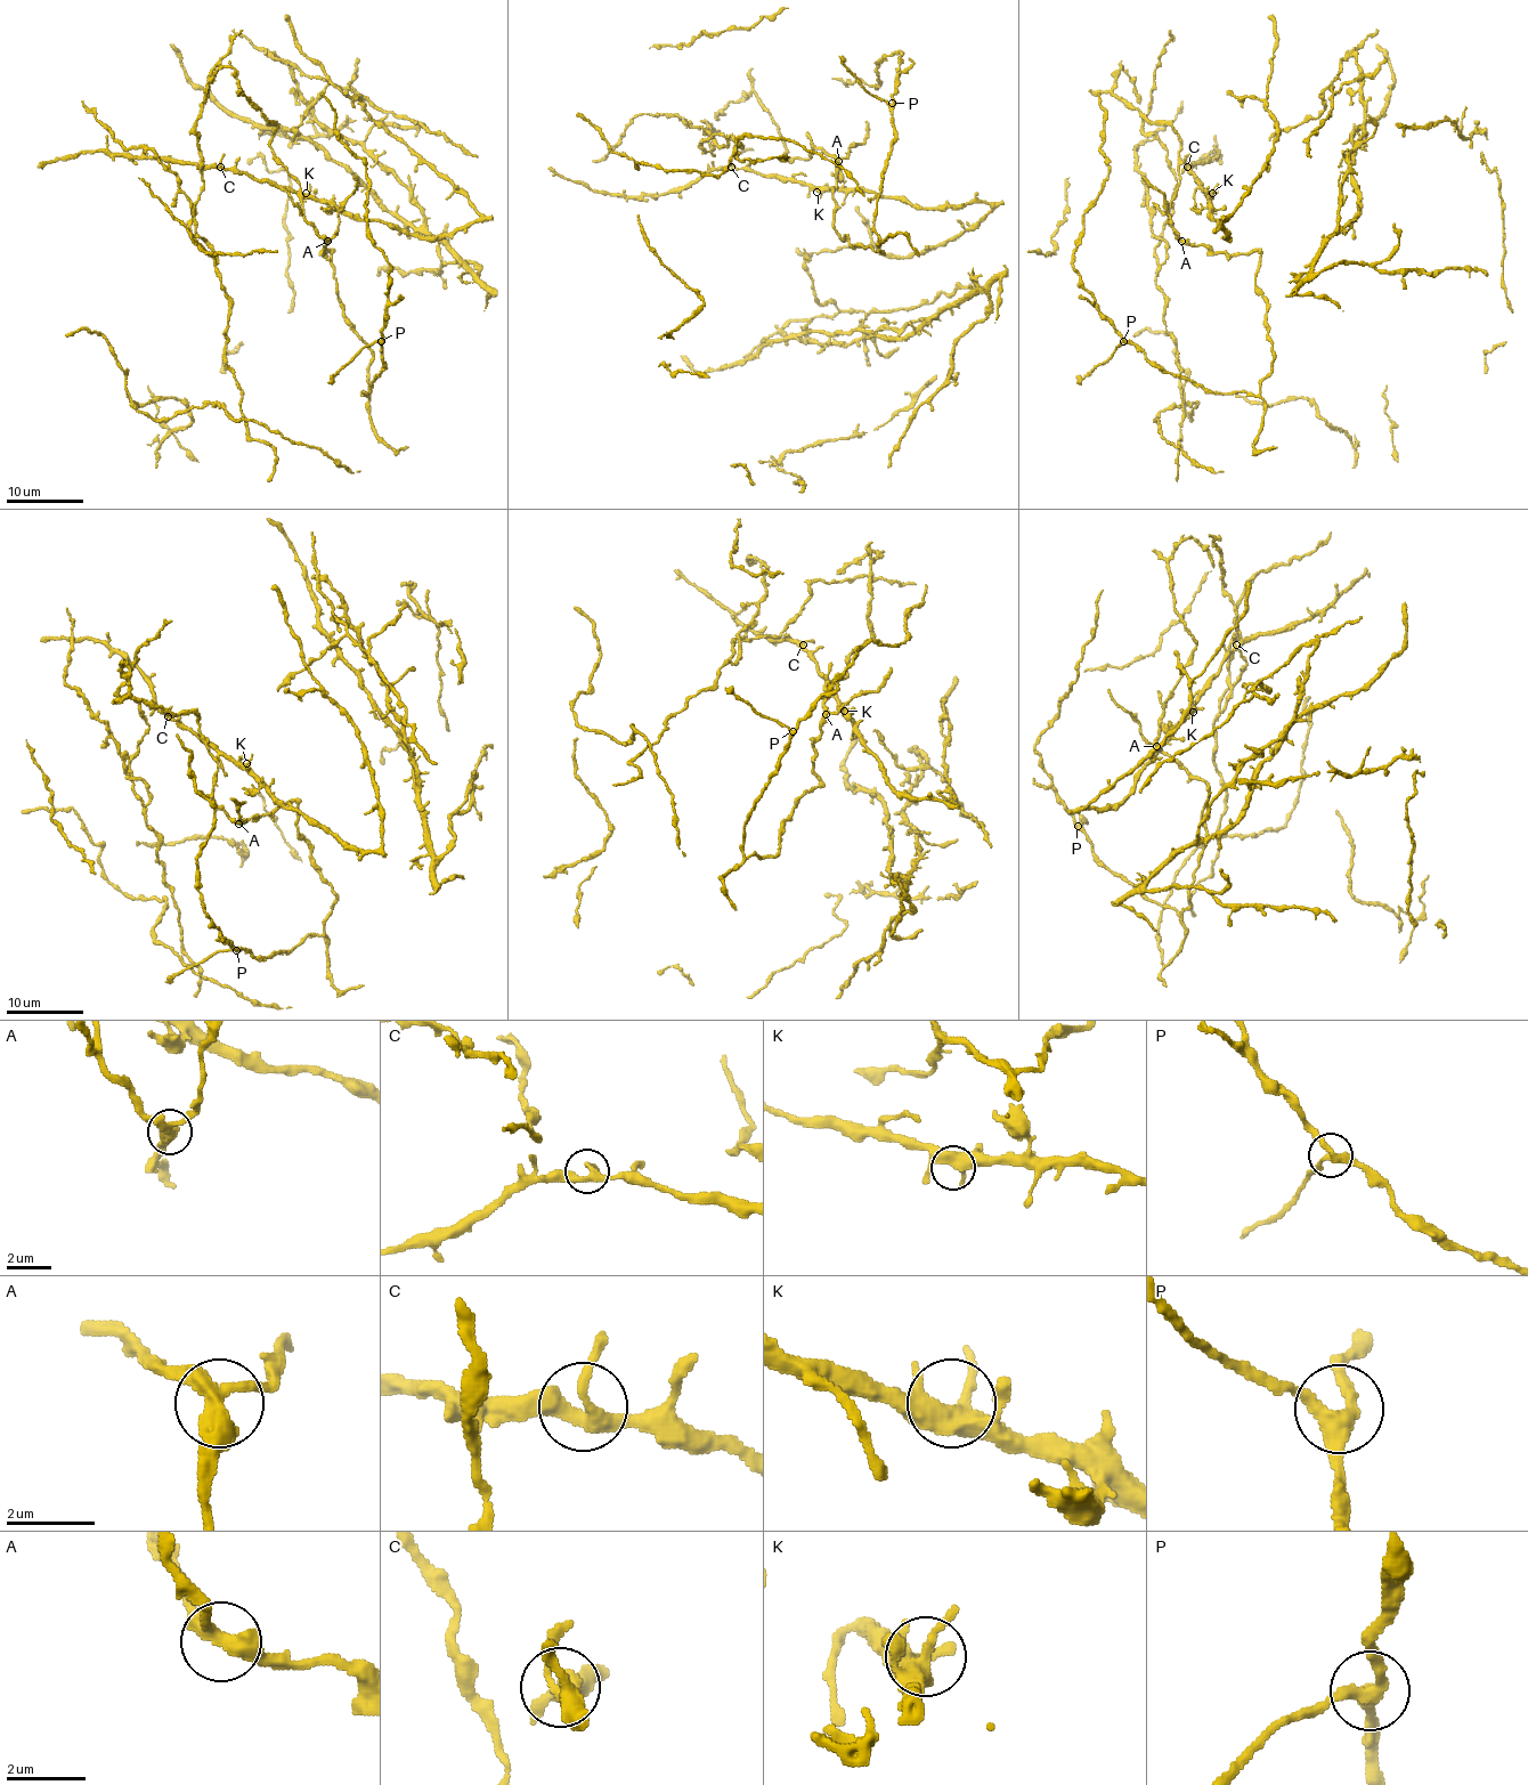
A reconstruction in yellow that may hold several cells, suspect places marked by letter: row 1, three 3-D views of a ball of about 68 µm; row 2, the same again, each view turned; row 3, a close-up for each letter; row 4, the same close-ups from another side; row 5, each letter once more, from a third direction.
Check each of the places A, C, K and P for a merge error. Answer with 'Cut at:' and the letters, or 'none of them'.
Cut at: none of them

